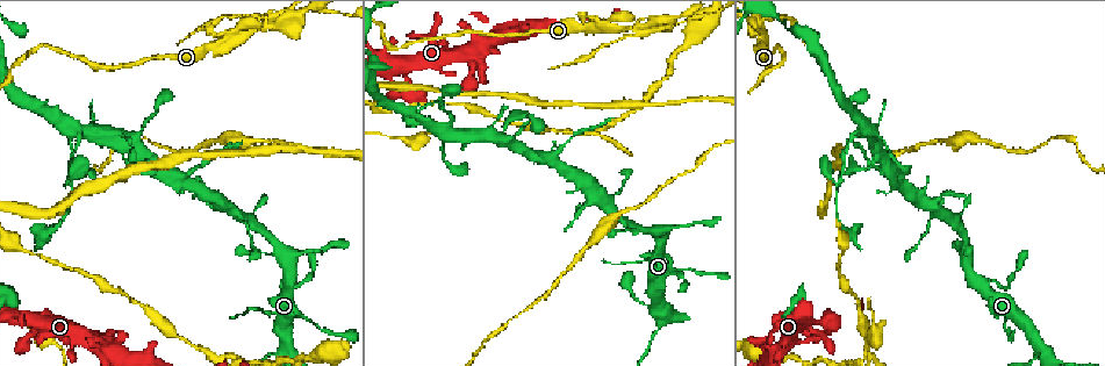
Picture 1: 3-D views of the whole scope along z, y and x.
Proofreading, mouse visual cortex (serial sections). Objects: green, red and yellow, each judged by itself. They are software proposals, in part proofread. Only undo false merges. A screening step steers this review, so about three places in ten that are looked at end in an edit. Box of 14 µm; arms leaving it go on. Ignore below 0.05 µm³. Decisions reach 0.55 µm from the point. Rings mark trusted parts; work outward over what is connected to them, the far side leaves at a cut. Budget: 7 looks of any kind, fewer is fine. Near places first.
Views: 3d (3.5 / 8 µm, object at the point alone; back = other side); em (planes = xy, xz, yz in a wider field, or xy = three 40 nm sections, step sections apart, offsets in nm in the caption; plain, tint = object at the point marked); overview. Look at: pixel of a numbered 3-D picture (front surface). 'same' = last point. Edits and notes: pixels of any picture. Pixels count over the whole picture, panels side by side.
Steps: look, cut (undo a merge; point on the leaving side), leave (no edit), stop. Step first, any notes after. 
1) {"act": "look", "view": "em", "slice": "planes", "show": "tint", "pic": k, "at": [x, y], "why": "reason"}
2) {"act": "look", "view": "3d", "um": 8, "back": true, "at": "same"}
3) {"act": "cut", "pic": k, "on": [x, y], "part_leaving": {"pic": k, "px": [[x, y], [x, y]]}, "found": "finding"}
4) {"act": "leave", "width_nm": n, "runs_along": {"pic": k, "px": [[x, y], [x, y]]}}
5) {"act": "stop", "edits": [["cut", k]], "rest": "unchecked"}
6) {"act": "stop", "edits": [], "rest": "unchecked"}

{"act": "look", "view": "3d", "um": 3.5, "pic": 1, "at": [795, 343], "why": "thin neck"}

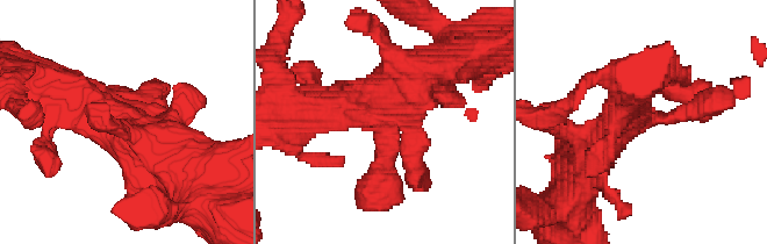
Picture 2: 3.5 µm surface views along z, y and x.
{"act": "look", "view": "em", "slice": "xy", "step": 1, "show": "tint", "pic": 2, "at": [133, 117]}

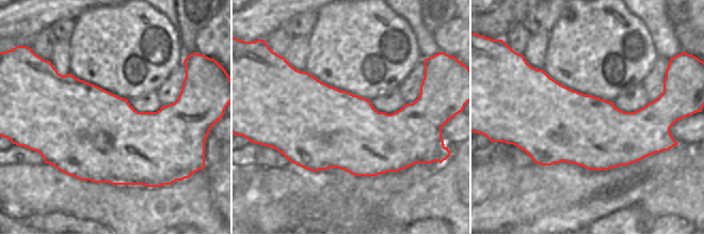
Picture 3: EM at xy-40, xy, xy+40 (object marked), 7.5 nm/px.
{"act": "leave", "runs_along": {"pic": 2, "px": [[80, 100], [205, 174]]}, "found": "continuous, no second cell"}

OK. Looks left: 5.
{"act": "look", "view": "3d", "um": 8, "pic": 1, "at": [942, 209], "why": "looks like a crossing"}

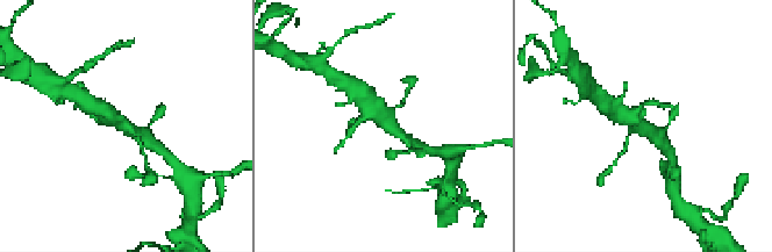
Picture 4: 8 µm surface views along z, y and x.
{"act": "look", "view": "em", "slice": "xy", "step": 3, "show": "tint", "pic": 4, "at": [639, 124], "why": "shape alone is not enough"}

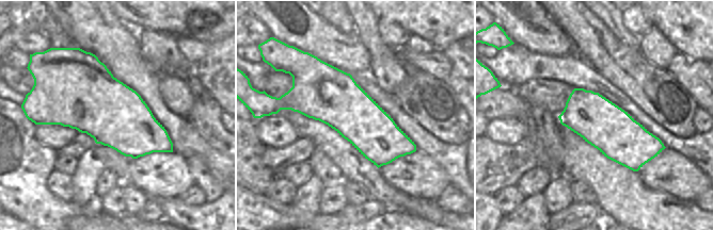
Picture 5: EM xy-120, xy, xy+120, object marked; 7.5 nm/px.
{"act": "leave", "found": "one cell here"}

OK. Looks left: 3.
{"act": "look", "view": "3d", "um": 8, "back": true, "pic": 1, "at": [177, 173], "why": "three arms meet"}

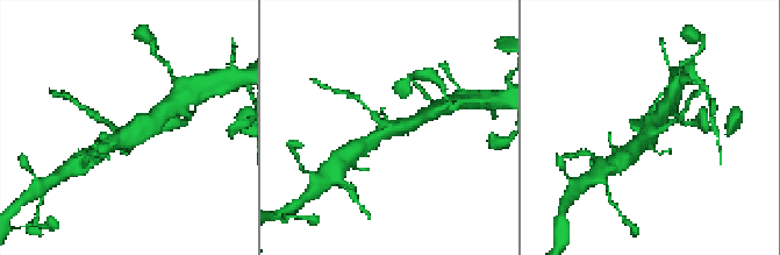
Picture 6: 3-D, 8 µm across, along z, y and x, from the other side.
{"act": "look", "view": "3d", "um": 3.5, "pic": 6, "at": [129, 132]}

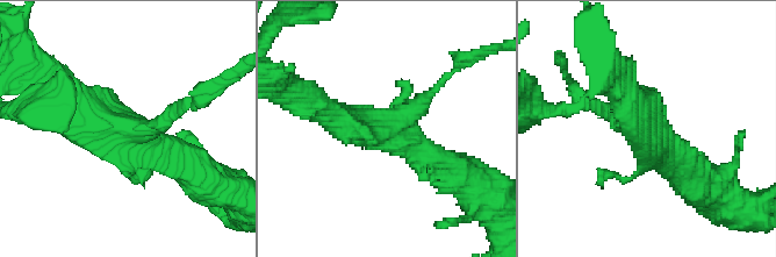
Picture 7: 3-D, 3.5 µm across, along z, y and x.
{"act": "look", "view": "em", "slice": "xy", "step": 2, "show": "tint", "pic": 7, "at": [387, 132]}

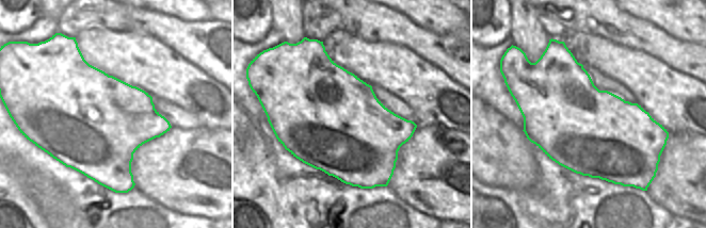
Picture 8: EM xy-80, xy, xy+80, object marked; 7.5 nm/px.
{"act": "leave", "runs_along": {"pic": 7, "px": [[185, 166], [99, 125], [64, 92]]}, "found": "all the same cell"}

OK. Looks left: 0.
{"act": "stop", "edits": [], "rest": "unchecked"}

